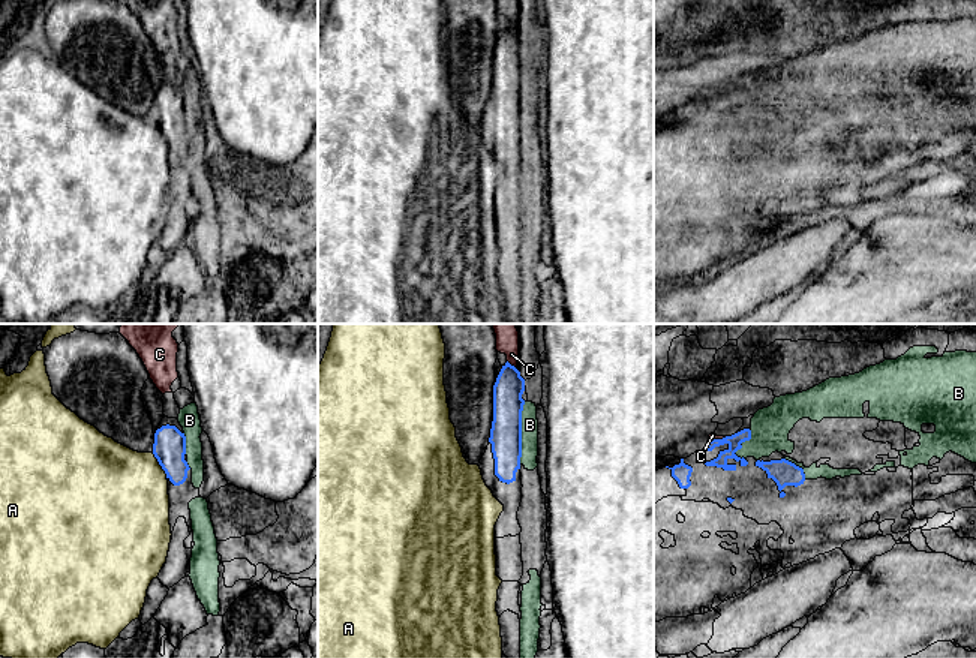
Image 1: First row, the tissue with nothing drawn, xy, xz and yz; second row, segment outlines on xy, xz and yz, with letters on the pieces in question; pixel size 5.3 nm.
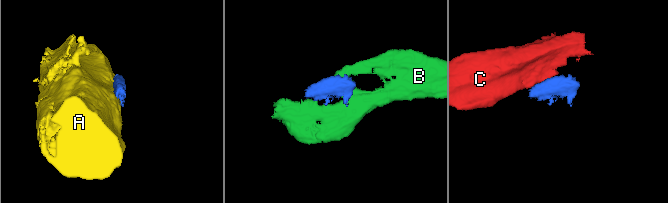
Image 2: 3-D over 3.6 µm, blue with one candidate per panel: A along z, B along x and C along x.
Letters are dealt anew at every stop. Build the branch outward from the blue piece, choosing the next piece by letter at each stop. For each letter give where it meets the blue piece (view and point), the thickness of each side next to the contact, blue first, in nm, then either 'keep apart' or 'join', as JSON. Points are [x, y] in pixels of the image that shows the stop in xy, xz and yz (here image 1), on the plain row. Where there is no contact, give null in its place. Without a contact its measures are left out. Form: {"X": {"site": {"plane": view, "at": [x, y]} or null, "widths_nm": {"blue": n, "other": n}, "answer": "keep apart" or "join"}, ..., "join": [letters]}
{"A": {"site": {"plane": "xy", "at": [159, 128]}, "widths_nm": {"blue": 180, "other": 480}, "answer": "keep apart"}, "B": {"site": {"plane": "xz", "at": [520, 98]}, "widths_nm": {"blue": 180, "other": 100}, "answer": "keep apart"}, "C": {"site": {"plane": "xz", "at": [510, 29]}, "widths_nm": {"blue": 160, "other": 110}, "answer": "keep apart"}, "join": []}

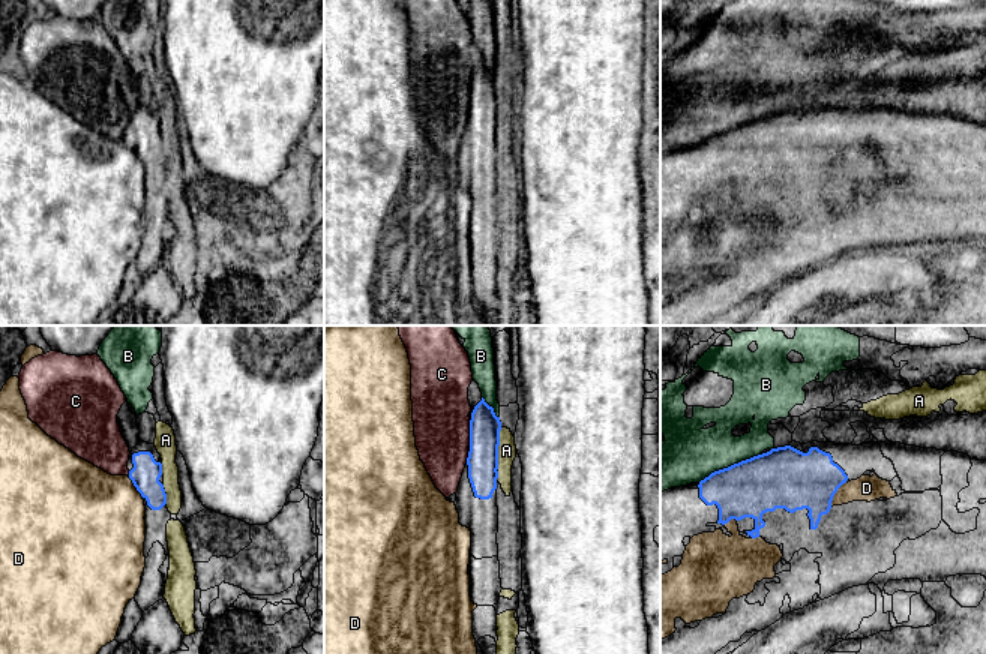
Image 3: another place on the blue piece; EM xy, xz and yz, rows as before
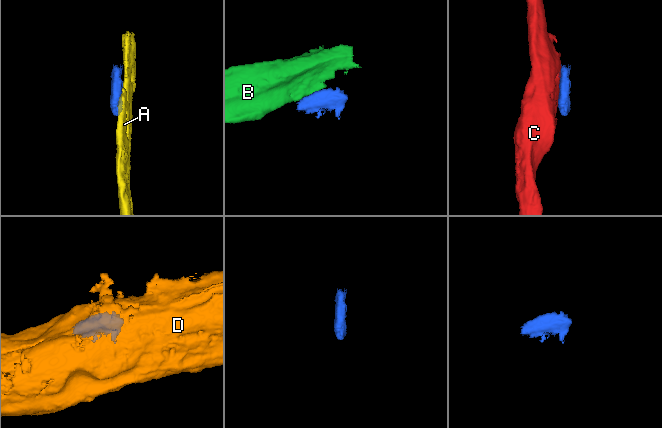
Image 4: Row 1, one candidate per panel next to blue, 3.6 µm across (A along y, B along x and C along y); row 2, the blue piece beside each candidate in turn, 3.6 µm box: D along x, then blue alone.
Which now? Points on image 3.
{"A": {"site": {"plane": "xz", "at": [497, 113]}, "widths_nm": {"blue": 170, "other": 100}, "answer": "keep apart"}, "B": {"site": {"plane": "yz", "at": [731, 129]}, "widths_nm": {"blue": 300, "other": 300}, "answer": "keep apart"}, "C": {"site": {"plane": "xz", "at": [470, 96]}, "widths_nm": {"blue": 170, "other": 300}, "answer": "keep apart"}, "D": {"site": {"plane": "yz", "at": [835, 156]}, "widths_nm": {"blue": 320, "other": 140}, "answer": "keep apart"}, "join": []}

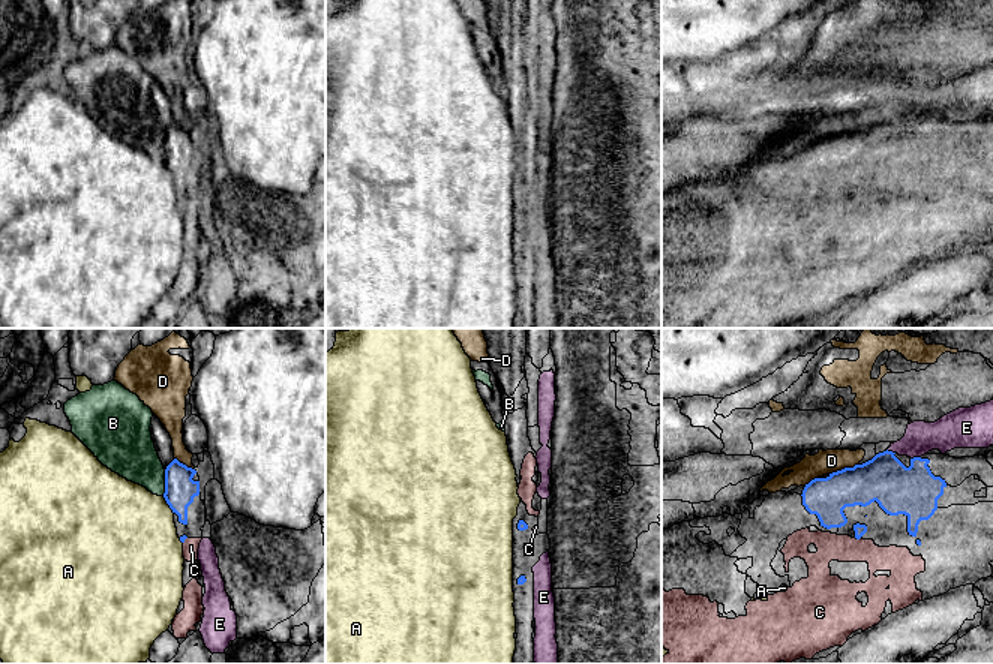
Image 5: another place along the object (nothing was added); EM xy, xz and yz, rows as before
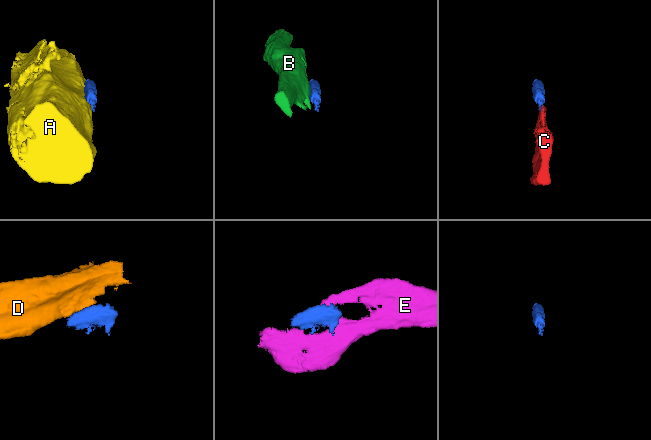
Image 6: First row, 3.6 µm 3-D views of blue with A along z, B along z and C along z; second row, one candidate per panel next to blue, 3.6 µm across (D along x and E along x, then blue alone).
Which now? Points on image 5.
{"A": {"site": {"plane": "xy", "at": [168, 168]}, "widths_nm": {"blue": 170, "other": 460}, "answer": "keep apart"}, "B": {"site": {"plane": "xy", "at": [165, 147]}, "widths_nm": {"blue": 170, "other": 260}, "answer": "keep apart"}, "C": {"site": {"plane": "yz", "at": [858, 203]}, "widths_nm": {"blue": 60, "other": 150}, "answer": "join"}, "D": {"site": {"plane": "yz", "at": [845, 132]}, "widths_nm": {"blue": 260, "other": 130}, "answer": "keep apart"}, "E": {"site": {"plane": "yz", "at": [915, 122]}, "widths_nm": {"blue": 260, "other": 190}, "answer": "keep apart"}, "join": ["C"]}

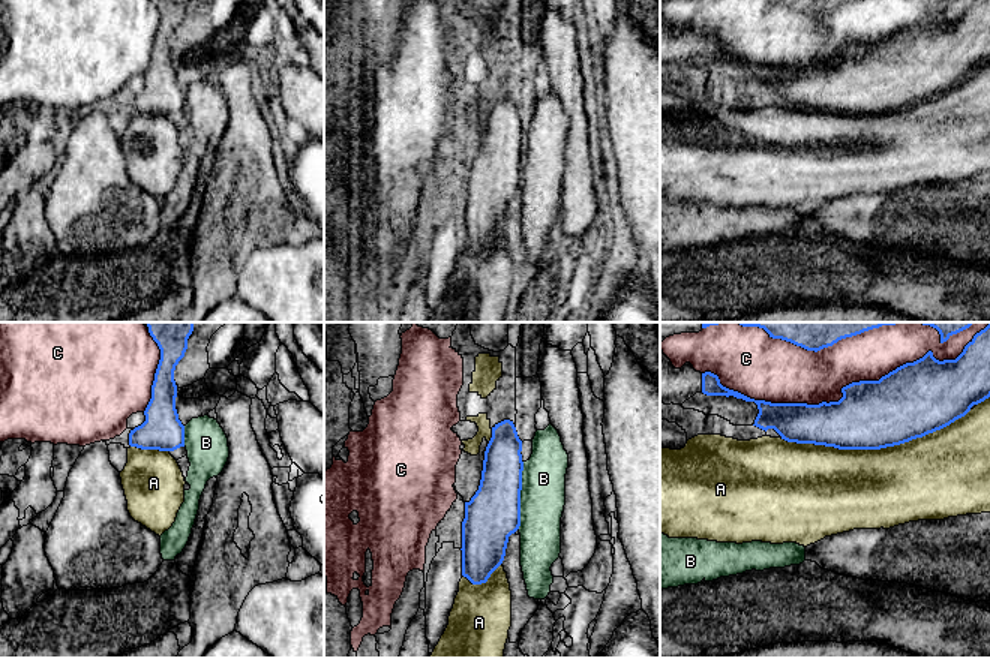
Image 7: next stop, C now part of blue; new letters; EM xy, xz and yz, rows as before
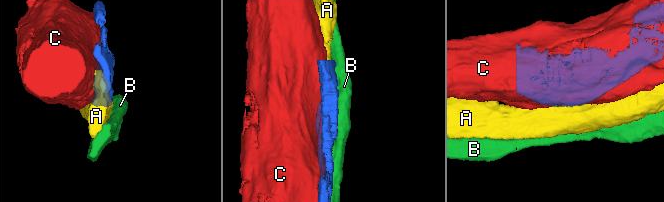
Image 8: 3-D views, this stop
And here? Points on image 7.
{"A": {"site": {"plane": "yz", "at": [875, 113]}, "widths_nm": {"blue": 360, "other": 440}, "answer": "keep apart"}, "B": {"site": {"plane": "xz", "at": [519, 159]}, "widths_nm": {"blue": 280, "other": 240}, "answer": "keep apart"}, "C": {"site": {"plane": "yz", "at": [843, 60]}, "widths_nm": {"blue": 360, "other": 280}, "answer": "keep apart"}, "join": []}

